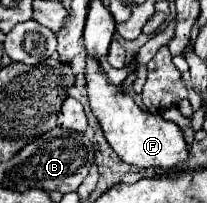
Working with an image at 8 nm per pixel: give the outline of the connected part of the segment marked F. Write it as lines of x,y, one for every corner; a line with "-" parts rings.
86,55
86,89
90,109
96,115
106,141
124,163
134,167
170,169
188,159
188,145
182,137
180,127
176,127
176,123
172,121
164,121
162,115
142,111
128,93
124,93
116,85
110,85
104,67
92,55

